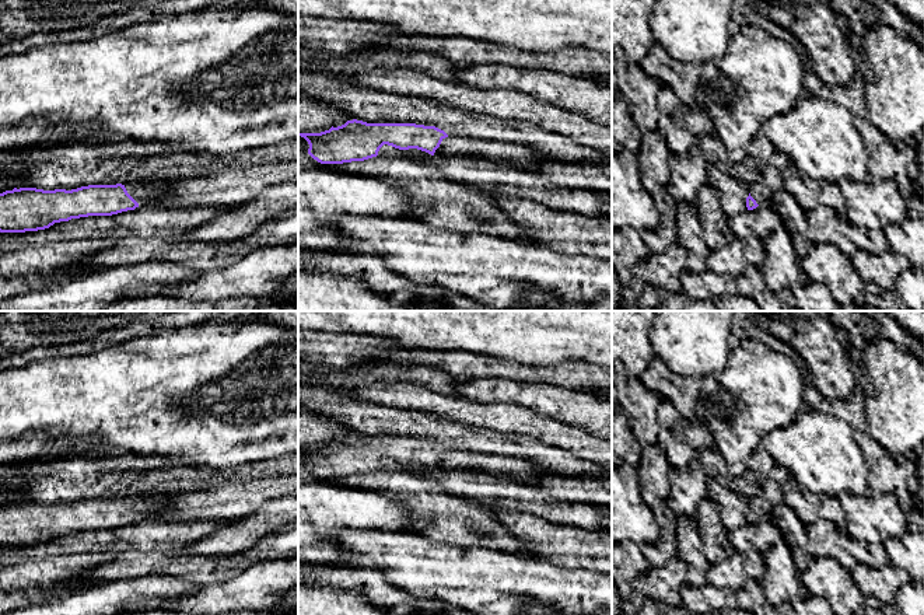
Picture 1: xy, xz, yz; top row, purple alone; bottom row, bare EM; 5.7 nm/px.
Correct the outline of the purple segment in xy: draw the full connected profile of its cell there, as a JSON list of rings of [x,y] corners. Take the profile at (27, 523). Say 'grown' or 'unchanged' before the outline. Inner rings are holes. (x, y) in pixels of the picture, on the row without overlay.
grown | [[[162,493],[88,499],[71,504],[14,502],[0,507],[0,546],[38,545],[71,532],[112,530],[134,524],[165,507],[167,495]]]

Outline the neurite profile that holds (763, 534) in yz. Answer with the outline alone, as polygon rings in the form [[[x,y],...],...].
[[[769,517],[760,518],[753,524],[746,524],[738,530],[728,531],[728,537],[736,552],[764,553],[776,544],[784,541],[781,531]]]

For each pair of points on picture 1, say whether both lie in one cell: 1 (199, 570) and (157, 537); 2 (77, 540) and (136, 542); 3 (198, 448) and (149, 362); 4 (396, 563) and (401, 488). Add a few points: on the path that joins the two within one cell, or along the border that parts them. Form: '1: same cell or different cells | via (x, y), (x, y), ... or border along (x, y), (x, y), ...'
1: different cells | border along (182, 548), (140, 552)
2: same cell | via (91, 541), (122, 541)
3: same cell | via (181, 427), (149, 383)
4: different cells | border along (405, 530), (437, 540)

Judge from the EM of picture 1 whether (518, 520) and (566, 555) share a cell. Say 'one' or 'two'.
one

